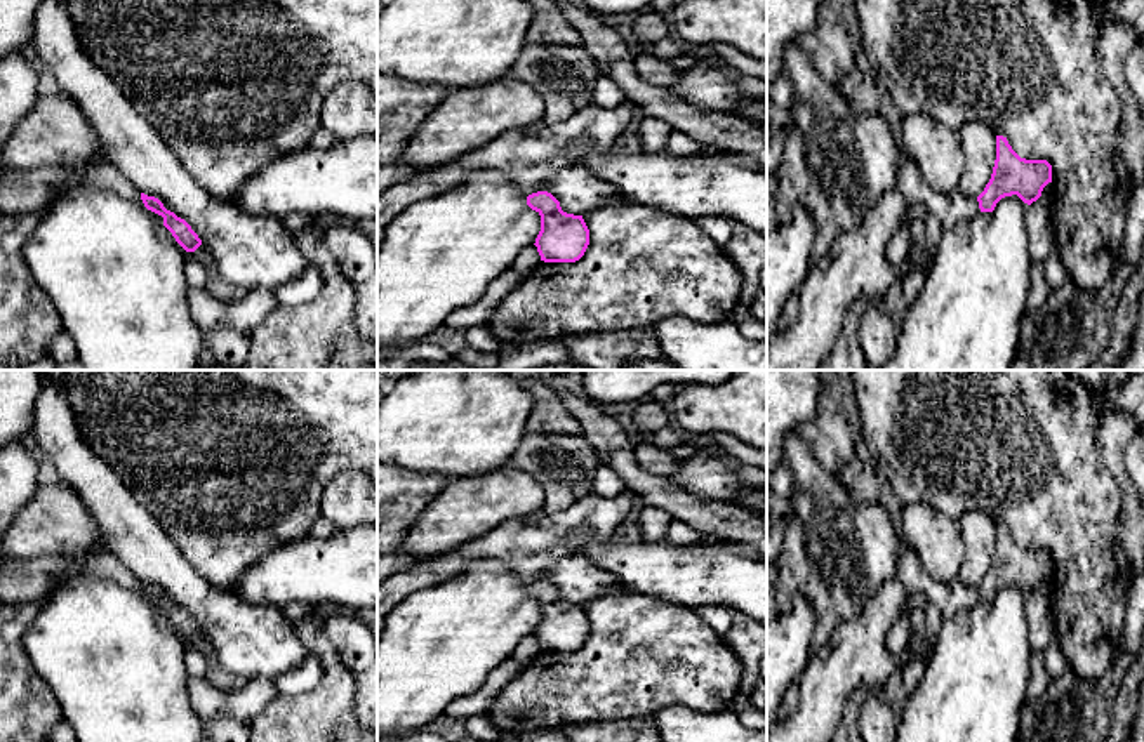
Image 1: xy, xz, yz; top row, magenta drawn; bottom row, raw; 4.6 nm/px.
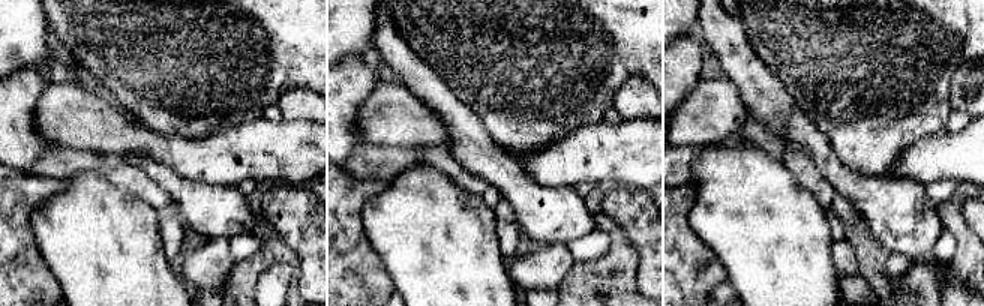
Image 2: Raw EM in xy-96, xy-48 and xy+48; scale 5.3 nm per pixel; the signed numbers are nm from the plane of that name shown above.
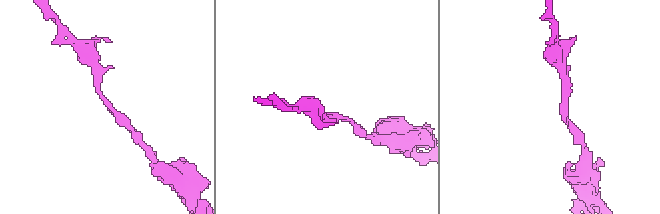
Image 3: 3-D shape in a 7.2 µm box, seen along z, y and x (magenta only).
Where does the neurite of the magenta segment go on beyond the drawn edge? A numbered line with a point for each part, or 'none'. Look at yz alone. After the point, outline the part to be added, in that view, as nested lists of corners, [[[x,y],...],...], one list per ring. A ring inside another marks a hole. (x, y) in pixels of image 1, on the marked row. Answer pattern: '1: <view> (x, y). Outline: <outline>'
1: yz (948, 209). Outline: [[[909,160],[901,165],[897,189],[909,205],[934,215],[942,231],[954,228],[960,221],[972,221],[979,212],[977,198],[953,193],[937,193],[923,179],[918,165]]]

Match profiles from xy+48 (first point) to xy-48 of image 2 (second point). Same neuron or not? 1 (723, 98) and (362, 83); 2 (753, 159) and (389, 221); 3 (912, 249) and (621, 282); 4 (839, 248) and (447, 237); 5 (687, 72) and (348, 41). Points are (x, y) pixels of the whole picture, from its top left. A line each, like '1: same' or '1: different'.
1: different
2: same
3: different
4: different
5: different

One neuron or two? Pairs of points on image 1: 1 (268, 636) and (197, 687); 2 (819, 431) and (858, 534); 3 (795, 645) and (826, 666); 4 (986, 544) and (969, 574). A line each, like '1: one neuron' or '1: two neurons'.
1: two neurons
2: two neurons
3: two neurons
4: one neuron

